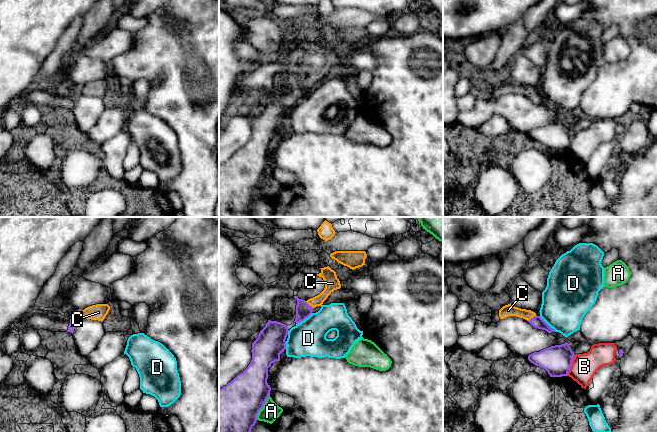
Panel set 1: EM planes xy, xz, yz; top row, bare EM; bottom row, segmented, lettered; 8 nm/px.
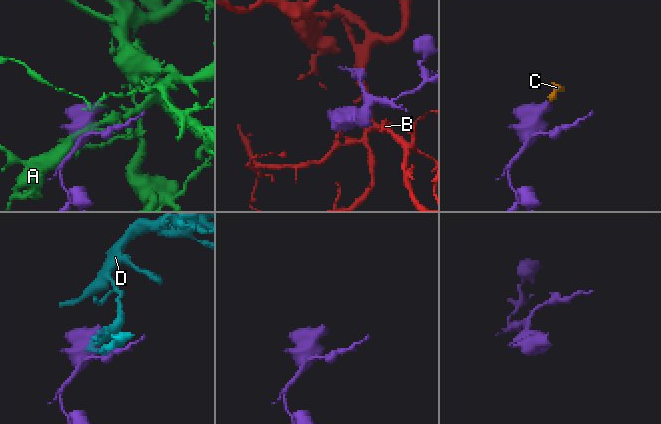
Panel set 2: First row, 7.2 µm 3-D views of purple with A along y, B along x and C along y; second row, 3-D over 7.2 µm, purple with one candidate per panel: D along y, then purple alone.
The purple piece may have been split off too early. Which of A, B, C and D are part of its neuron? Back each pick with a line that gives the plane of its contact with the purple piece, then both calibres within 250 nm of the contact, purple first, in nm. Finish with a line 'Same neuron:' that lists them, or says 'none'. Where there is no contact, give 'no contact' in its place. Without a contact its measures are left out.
C: meets purple in xz; 130 nm thick on the purple side, 110 nm on the other
Same neuron: C

